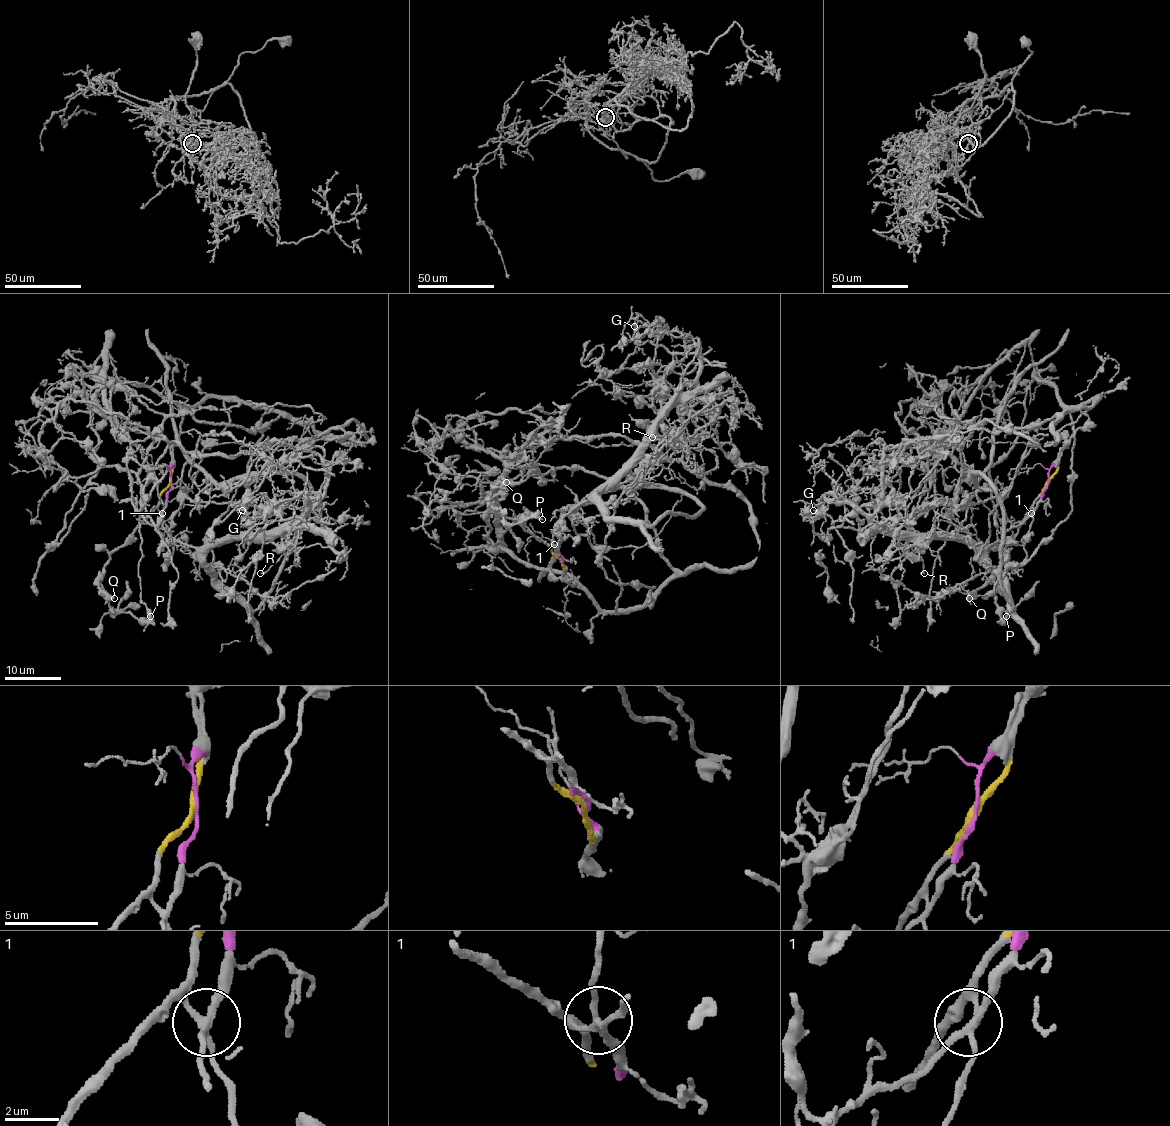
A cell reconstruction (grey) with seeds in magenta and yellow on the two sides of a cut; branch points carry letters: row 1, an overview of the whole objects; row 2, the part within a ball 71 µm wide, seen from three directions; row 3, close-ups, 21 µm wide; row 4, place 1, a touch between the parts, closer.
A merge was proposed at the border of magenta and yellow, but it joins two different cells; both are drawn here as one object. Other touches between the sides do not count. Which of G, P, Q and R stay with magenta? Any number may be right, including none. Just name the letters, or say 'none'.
G, R

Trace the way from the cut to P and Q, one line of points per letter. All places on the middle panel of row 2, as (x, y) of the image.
P: (562, 561), (516, 519), (503, 518), (493, 508), (499, 508), (510, 523), (520, 523), (528, 518), (543, 519)
Q: (562, 561), (516, 519), (503, 518), (496, 511), (491, 494), (506, 483)

